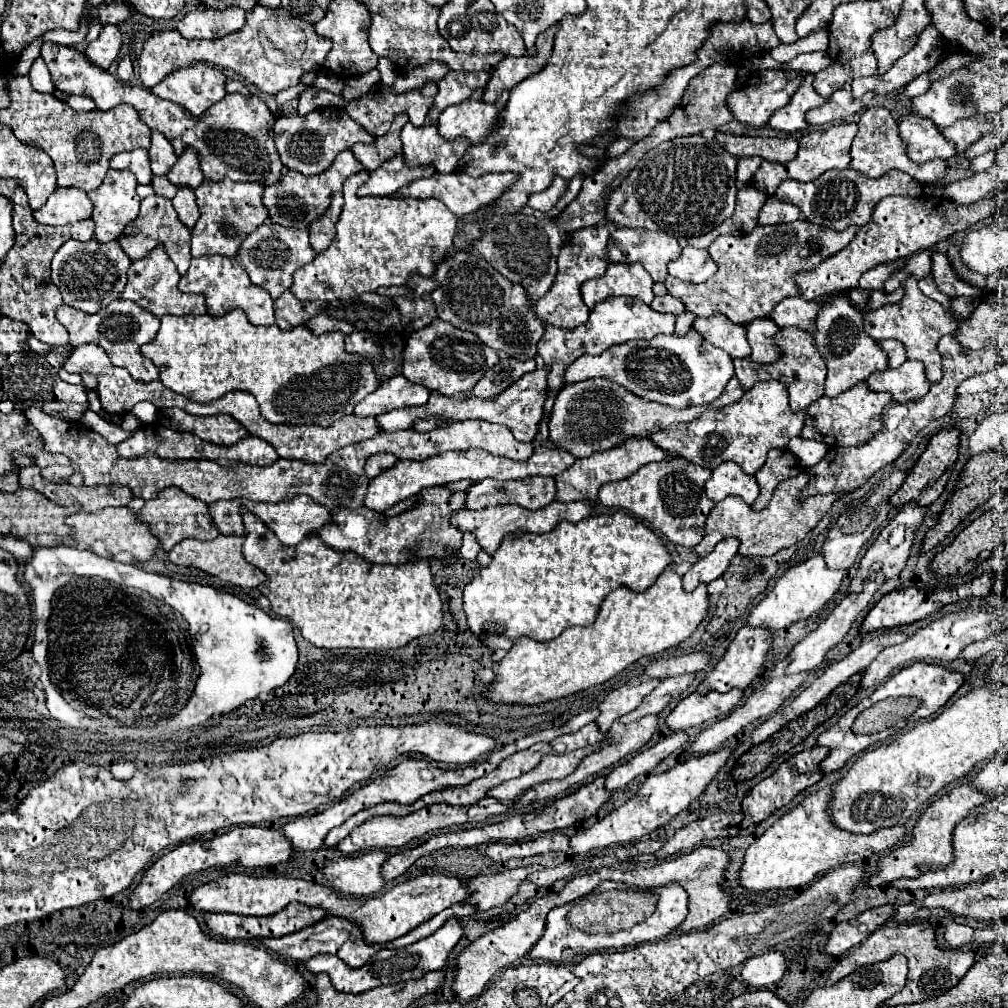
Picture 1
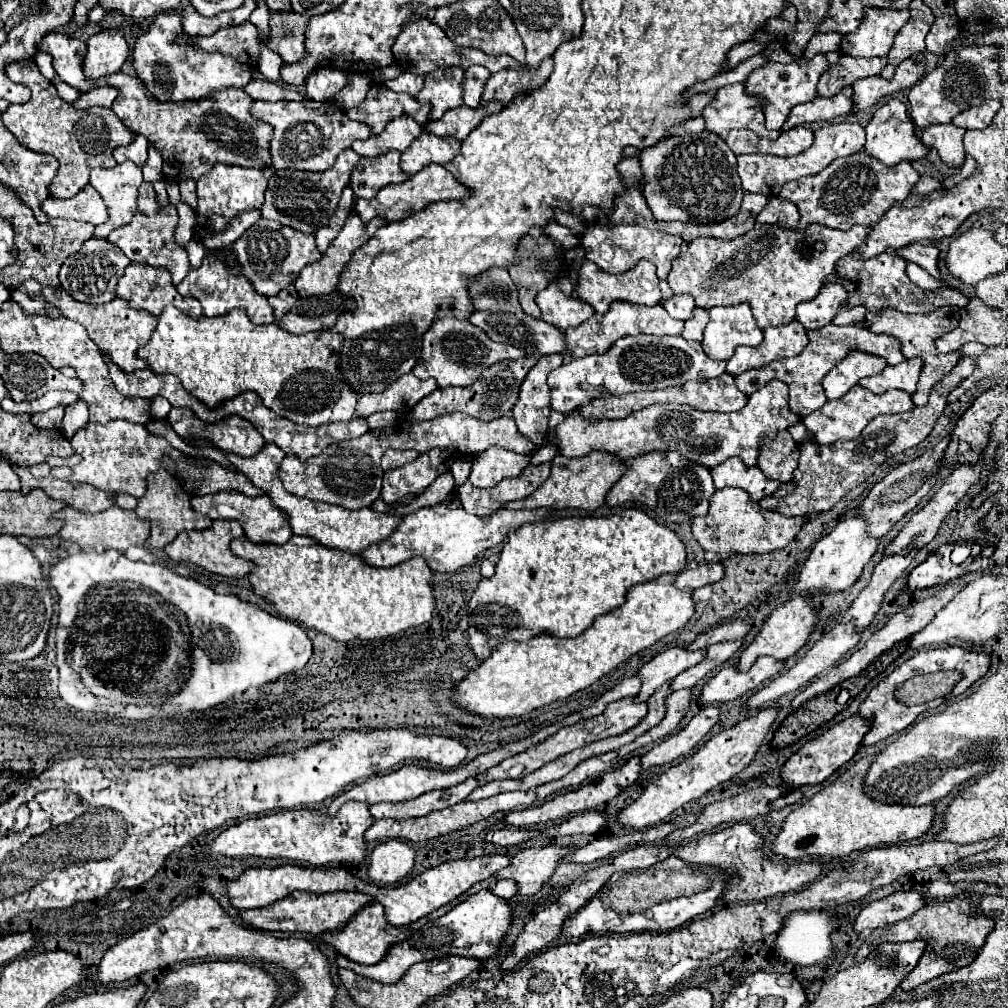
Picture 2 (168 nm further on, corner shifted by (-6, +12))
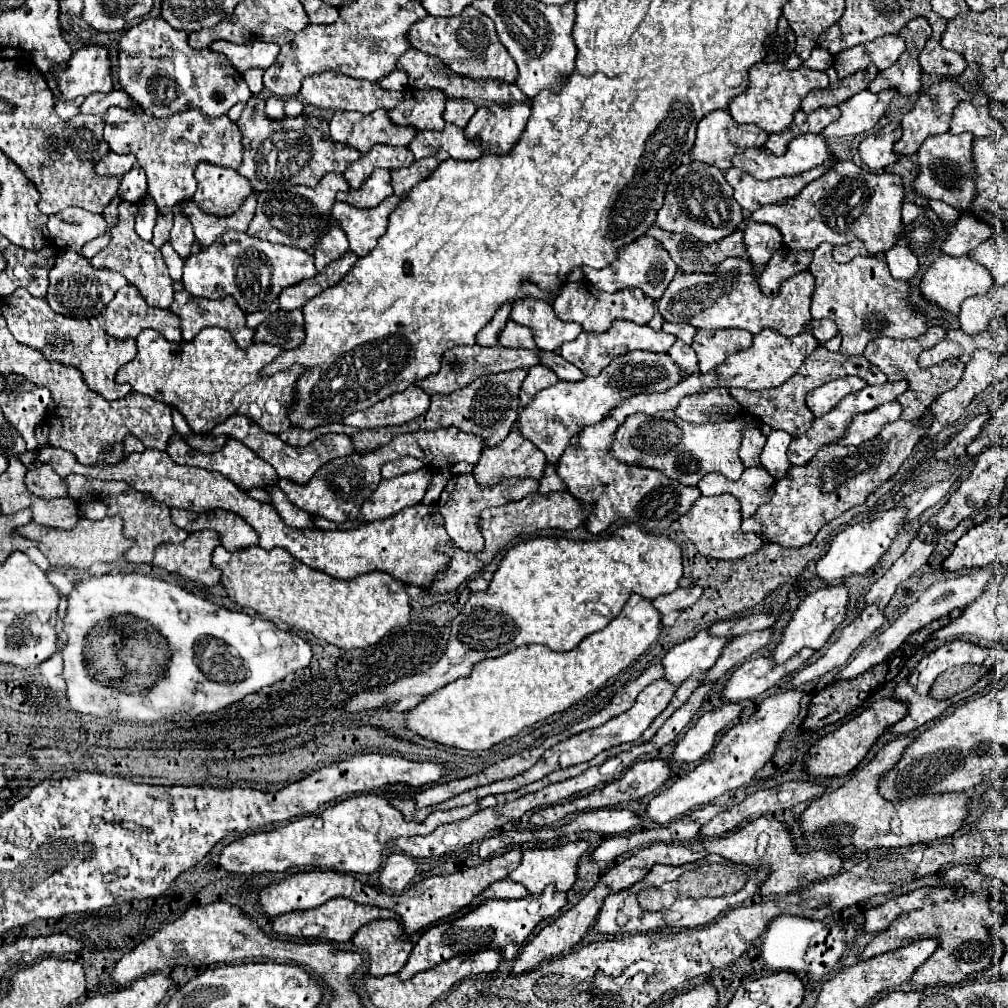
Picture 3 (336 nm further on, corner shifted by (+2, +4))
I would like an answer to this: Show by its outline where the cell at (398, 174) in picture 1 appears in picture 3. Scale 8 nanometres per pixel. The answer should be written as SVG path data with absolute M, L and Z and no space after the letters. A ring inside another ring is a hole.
M375 169L371 177L367 177L359 189L349 189L349 191L339 191L337 201L351 203L359 209L369 209L377 207L385 197L393 195L391 187L391 175L389 169Z

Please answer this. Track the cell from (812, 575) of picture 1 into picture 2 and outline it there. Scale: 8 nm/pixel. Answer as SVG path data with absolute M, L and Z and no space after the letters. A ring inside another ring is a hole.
M849 517L839 521L829 535L825 535L811 551L811 557L801 569L801 577L797 583L797 593L801 595L821 595L831 591L843 591L851 587L863 573L863 567L875 555L879 547L879 539L867 533L865 517Z

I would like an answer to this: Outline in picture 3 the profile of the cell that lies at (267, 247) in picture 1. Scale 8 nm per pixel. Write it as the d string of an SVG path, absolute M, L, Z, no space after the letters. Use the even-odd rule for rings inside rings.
M229 231L221 235L209 249L203 249L185 259L183 285L197 297L219 299L231 295L245 313L253 313L267 309L285 287L311 279L315 275L317 269L313 265L311 253L297 247L261 241L249 237L247 233Z

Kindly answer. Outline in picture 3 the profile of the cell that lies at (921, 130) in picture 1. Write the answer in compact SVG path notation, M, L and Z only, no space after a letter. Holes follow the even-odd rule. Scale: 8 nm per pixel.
M943 133L931 135L923 141L917 151L919 157L919 175L915 179L915 191L927 199L941 199L953 205L959 211L969 209L969 201L973 199L973 181L971 181L971 133Z

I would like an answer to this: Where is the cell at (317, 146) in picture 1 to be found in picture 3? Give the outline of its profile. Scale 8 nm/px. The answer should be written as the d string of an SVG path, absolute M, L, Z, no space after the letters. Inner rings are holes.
M251 95L247 101L245 111L237 119L237 127L243 133L243 165L237 171L251 181L255 191L271 189L281 181L313 187L325 173L343 173L347 163L361 157L357 149L331 141L329 123L325 119L301 115L271 121L265 115L265 101L257 95Z

